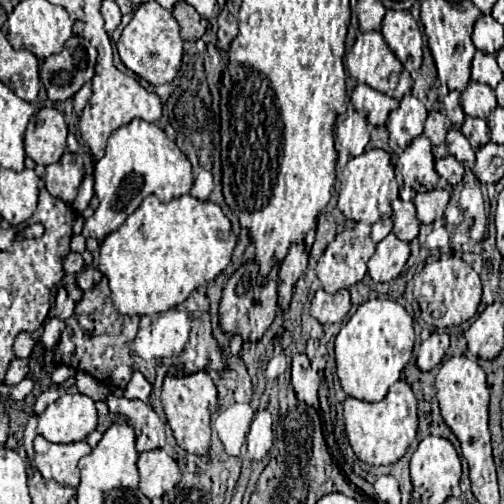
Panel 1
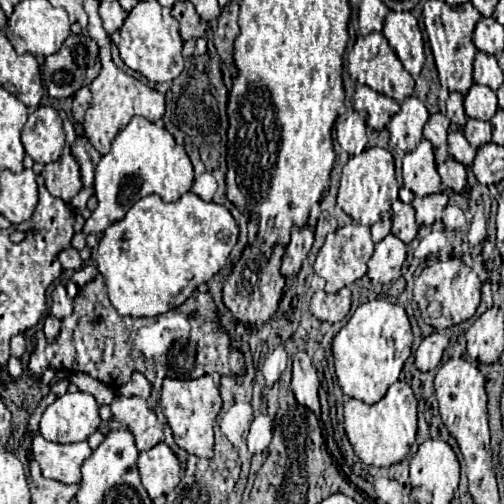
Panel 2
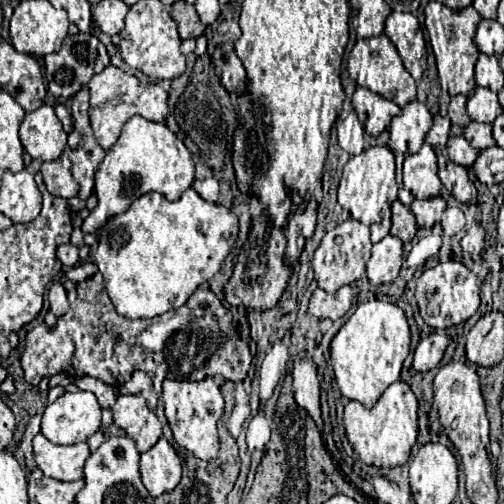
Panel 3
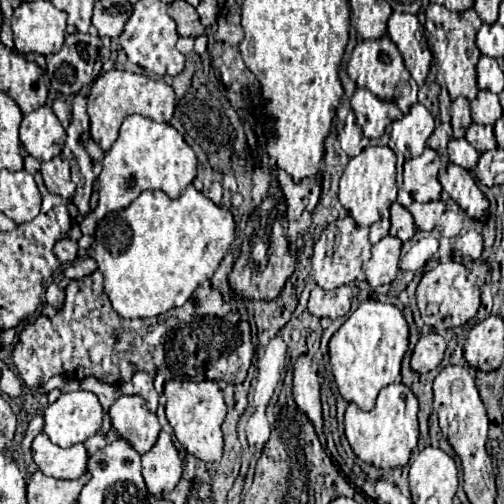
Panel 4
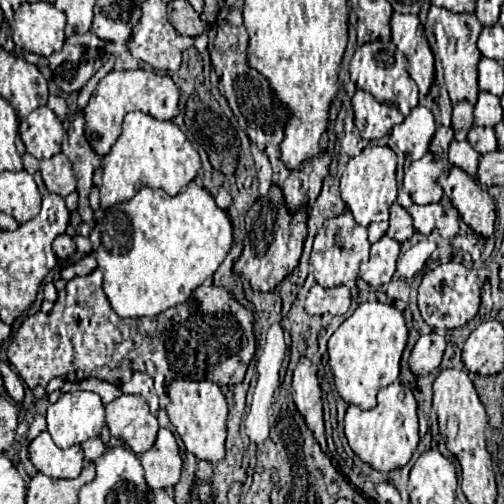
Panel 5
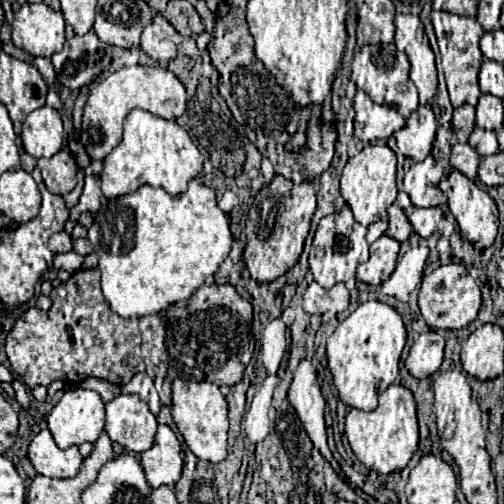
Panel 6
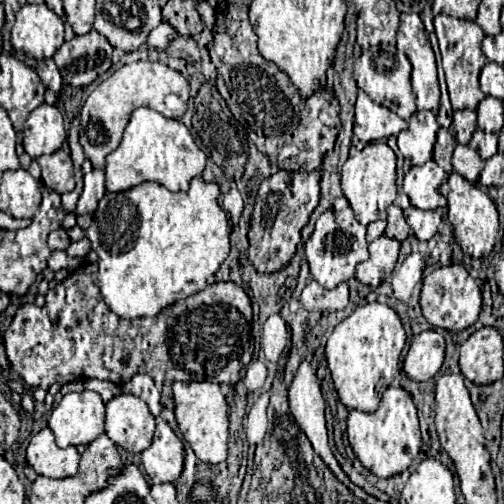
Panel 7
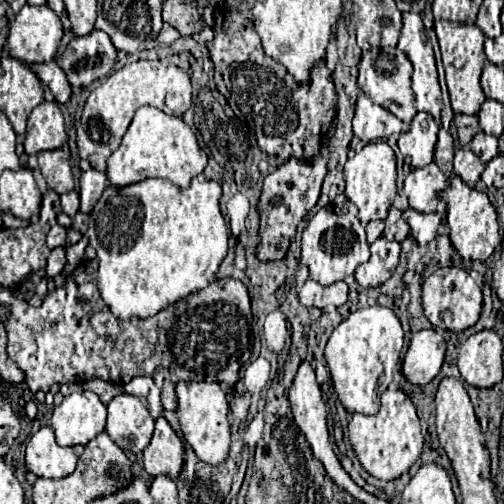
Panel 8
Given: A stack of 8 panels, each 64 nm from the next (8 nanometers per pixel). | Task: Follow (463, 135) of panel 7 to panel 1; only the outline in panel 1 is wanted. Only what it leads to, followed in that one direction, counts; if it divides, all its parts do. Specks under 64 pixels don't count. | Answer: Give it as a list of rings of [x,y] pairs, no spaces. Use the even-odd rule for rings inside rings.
[[[452,90],[452,92],[444,98],[444,112],[446,112],[446,116],[448,116],[450,126],[456,128],[456,130],[460,130],[460,126],[462,126],[462,122],[464,122],[464,118],[466,118],[466,114],[464,114],[464,110],[462,110],[462,106],[460,106],[460,92]]]

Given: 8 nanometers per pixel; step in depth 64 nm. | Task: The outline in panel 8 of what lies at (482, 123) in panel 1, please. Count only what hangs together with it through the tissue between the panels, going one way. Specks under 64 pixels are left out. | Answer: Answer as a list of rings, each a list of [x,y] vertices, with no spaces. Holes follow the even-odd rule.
[[[480,130],[480,132],[472,138],[470,148],[472,148],[472,152],[474,152],[482,162],[488,162],[488,160],[492,160],[492,158],[498,154],[498,138],[496,138],[496,136],[488,136],[488,134],[484,134],[484,132]]]

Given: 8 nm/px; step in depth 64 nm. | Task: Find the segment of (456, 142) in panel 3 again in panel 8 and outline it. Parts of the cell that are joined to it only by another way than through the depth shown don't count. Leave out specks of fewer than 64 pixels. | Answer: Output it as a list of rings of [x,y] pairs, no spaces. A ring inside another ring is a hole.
[[[462,146],[454,154],[454,174],[458,174],[468,186],[476,186],[480,180],[480,174],[484,172],[484,162],[468,148]]]

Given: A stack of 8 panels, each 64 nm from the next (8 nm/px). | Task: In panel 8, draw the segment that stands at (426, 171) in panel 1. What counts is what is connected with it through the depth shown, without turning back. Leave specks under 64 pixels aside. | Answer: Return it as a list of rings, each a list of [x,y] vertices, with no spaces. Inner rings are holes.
[[[428,164],[424,168],[412,170],[404,180],[404,192],[410,200],[410,206],[418,212],[436,212],[438,194],[446,186],[446,176],[436,168],[436,164]]]

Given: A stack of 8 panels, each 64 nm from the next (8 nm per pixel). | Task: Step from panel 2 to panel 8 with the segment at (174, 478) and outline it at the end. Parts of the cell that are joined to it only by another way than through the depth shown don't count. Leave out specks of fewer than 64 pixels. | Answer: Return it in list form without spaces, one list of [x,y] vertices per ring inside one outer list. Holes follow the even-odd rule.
[[[164,416],[156,420],[156,430],[152,442],[144,450],[144,468],[146,472],[156,476],[176,478],[180,474],[180,438],[170,428]]]

